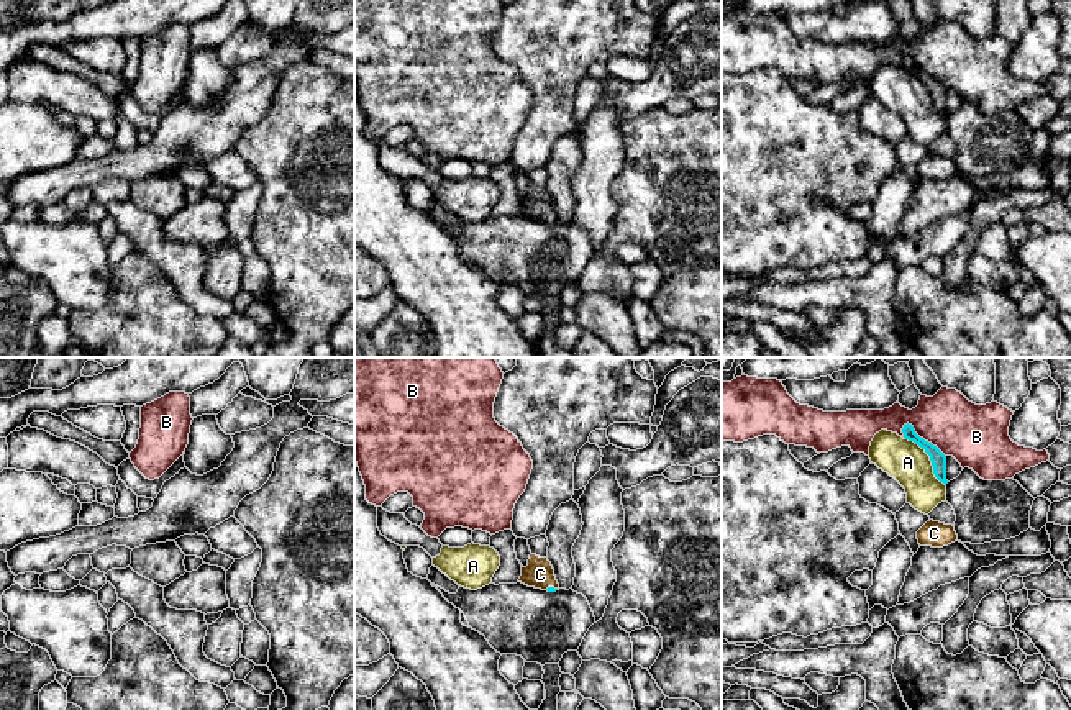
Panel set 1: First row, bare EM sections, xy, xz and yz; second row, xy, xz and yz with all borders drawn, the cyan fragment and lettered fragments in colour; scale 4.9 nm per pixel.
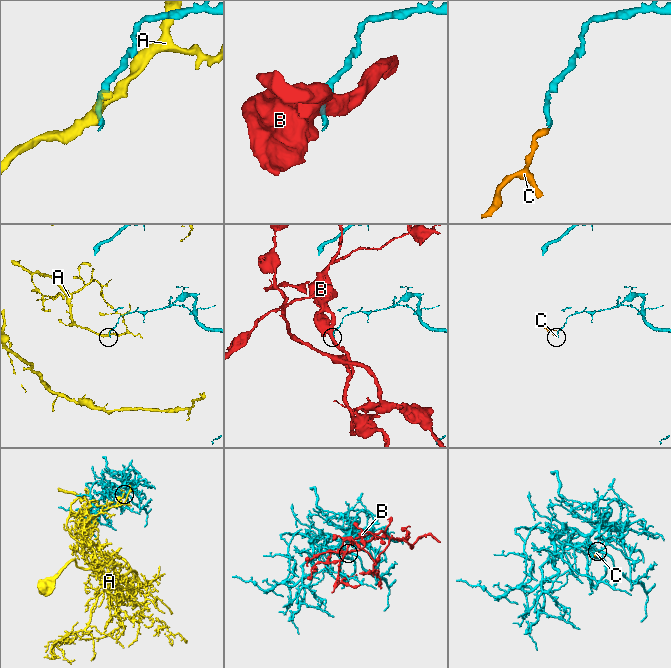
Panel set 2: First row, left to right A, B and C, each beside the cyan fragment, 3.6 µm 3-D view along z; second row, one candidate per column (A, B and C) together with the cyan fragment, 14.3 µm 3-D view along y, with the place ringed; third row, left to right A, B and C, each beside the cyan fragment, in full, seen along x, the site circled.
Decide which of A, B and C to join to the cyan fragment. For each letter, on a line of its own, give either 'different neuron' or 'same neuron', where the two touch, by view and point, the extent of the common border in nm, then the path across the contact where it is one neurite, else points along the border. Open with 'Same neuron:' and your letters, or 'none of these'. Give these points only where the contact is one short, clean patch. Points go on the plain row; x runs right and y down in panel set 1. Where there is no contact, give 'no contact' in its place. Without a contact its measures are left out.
Same neuron: C
A: different neuron; contact yz (930, 92); length 300 nm
B: different neuron; contact yz (922, 71); length 260 nm; border yz (902, 58), (909, 56), (945, 89)
C: same neuron; contact xz (551, 220); length 70 nm; way xz (550, 222), (551, 220), (540, 207)

